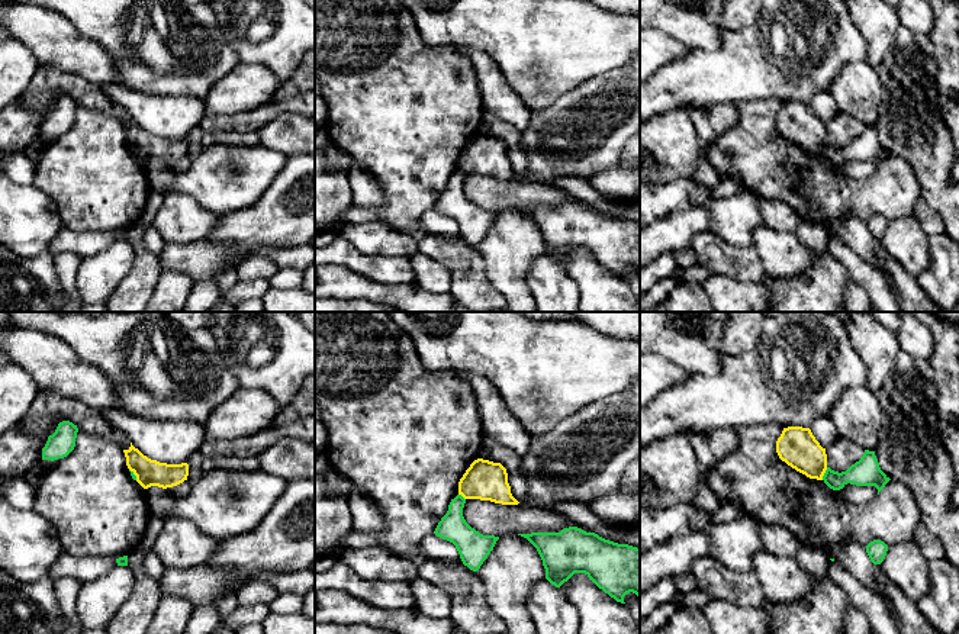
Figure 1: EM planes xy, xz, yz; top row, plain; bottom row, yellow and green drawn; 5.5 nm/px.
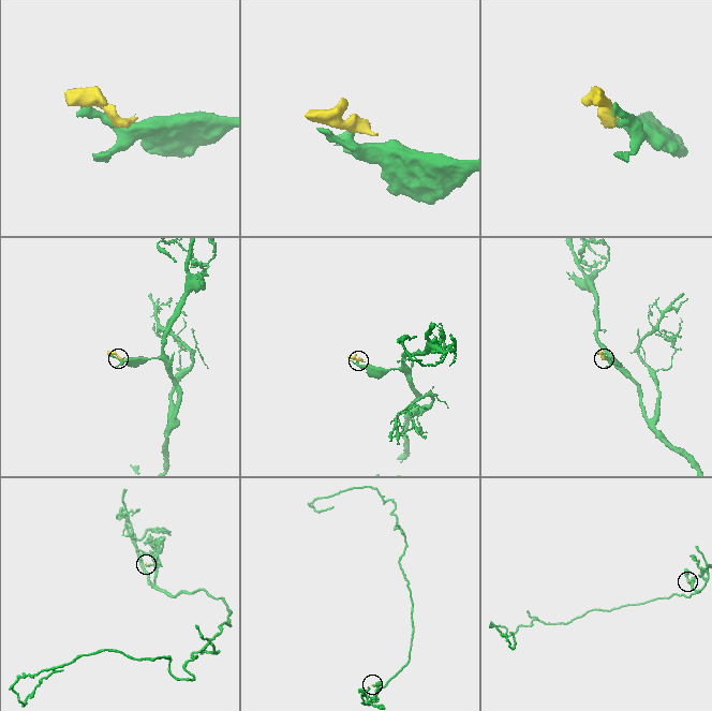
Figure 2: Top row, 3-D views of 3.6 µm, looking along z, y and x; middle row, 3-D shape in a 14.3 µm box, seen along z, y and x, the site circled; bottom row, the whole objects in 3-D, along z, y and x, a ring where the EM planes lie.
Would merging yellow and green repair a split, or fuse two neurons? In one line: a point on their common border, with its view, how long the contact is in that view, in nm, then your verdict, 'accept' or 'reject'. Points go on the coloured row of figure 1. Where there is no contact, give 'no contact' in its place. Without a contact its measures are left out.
yz (824, 472) | 80 nm | reject

